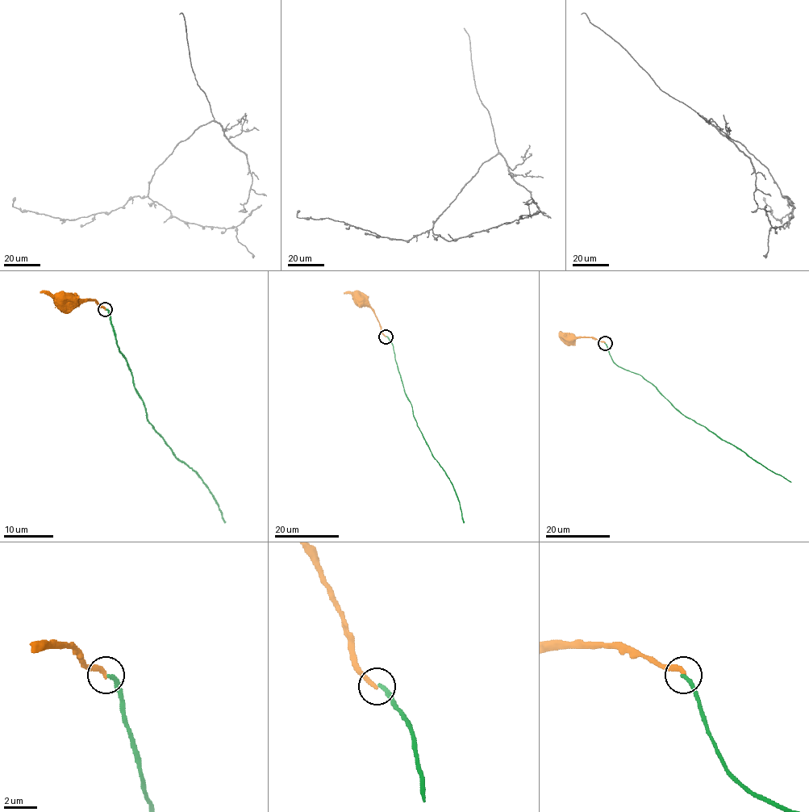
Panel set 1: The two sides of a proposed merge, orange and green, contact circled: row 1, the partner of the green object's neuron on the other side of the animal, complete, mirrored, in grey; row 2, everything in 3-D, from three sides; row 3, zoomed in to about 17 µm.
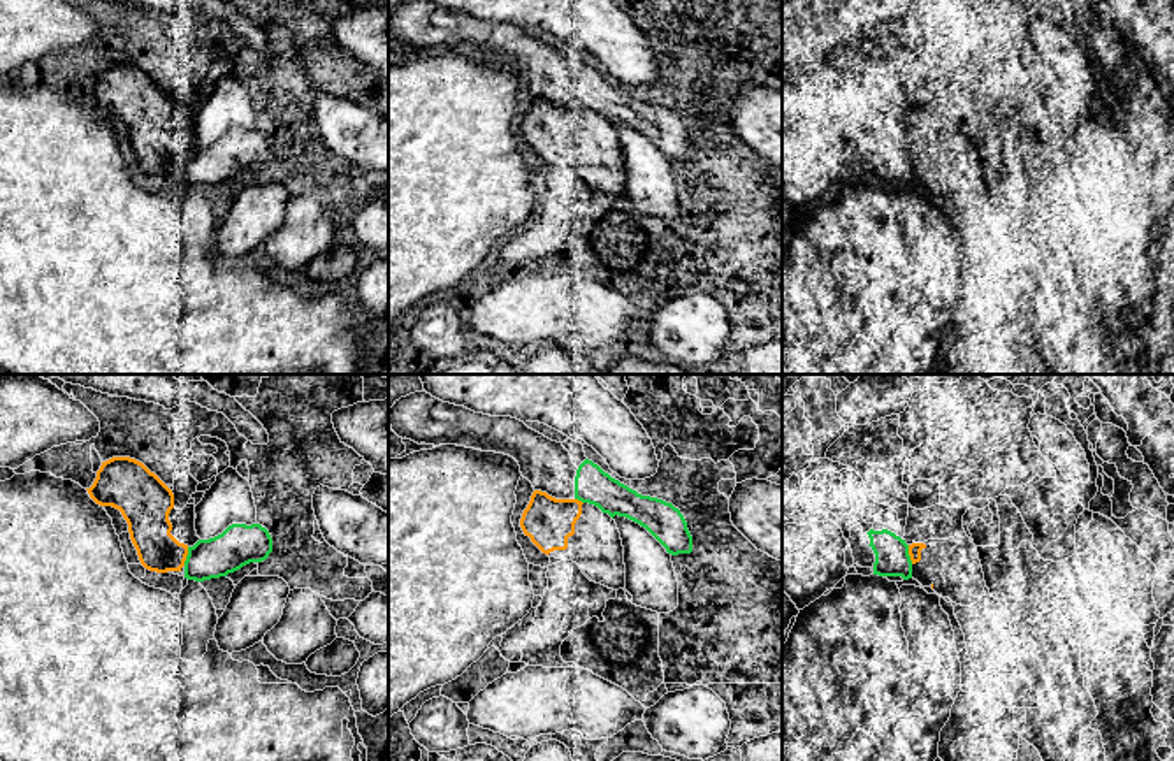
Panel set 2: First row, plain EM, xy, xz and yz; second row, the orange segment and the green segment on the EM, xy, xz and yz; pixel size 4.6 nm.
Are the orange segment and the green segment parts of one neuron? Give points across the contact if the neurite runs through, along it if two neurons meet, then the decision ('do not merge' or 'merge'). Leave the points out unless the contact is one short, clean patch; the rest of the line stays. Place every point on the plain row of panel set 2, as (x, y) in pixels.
do not merge

